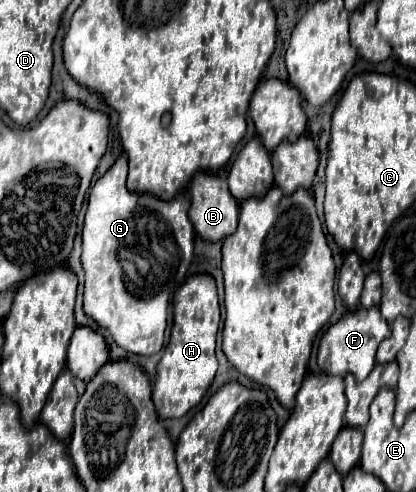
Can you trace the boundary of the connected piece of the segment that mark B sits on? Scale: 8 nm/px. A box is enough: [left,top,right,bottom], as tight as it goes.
[189,172,239,242]

